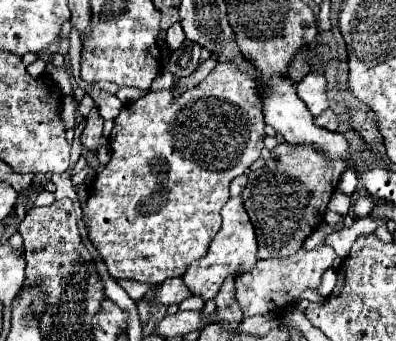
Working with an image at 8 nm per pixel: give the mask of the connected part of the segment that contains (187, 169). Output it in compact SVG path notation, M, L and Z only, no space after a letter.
M222 61L212 69L212 73L196 89L186 91L182 97L172 97L172 91L148 91L142 99L124 105L124 109L114 119L114 123L116 125L112 129L112 135L108 137L112 157L110 157L110 163L102 167L102 171L96 175L96 179L92 183L88 201L82 205L82 219L86 223L86 231L88 231L92 245L102 255L102 259L108 267L108 273L114 279L132 279L132 281L140 281L140 283L148 283L148 285L160 285L166 279L182 277L192 261L202 259L208 253L210 241L220 231L220 221L222 221L220 209L230 199L230 193L228 193L230 181L234 177L246 173L248 167L260 157L260 151L264 147L264 127L266 127L260 91L258 91L256 81L246 71L240 71L240 67L234 61Z

